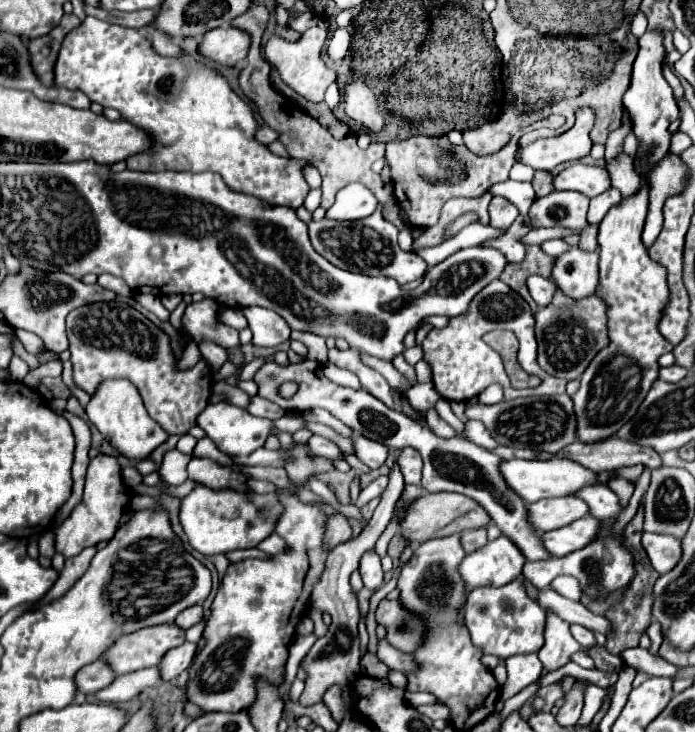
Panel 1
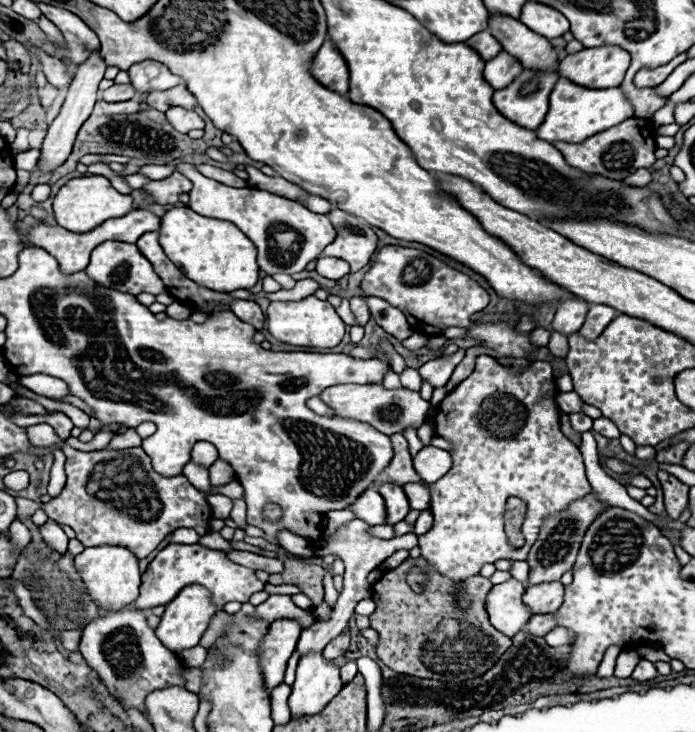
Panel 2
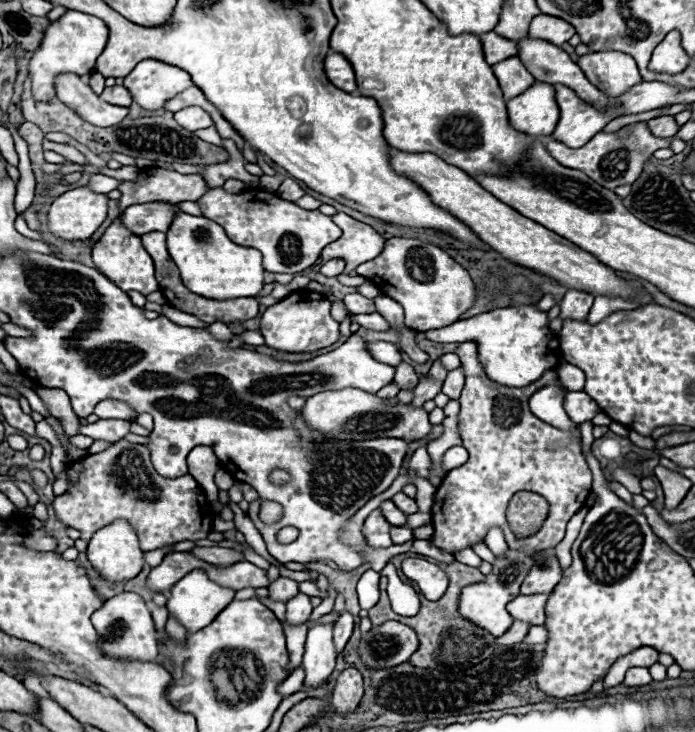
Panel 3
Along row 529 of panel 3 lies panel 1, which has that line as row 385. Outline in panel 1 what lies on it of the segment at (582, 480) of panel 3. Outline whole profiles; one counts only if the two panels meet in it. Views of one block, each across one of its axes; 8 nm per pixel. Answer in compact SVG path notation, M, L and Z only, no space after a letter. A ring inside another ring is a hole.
M502 280L490 282L480 294L474 296L468 310L450 322L444 328L432 328L422 342L424 358L432 368L432 382L436 392L452 402L466 402L476 398L490 384L500 384L504 388L504 400L514 400L522 396L554 396L566 392L566 380L554 378L544 372L536 362L536 340L534 340L534 316L530 306ZM490 330L512 330L520 340L520 366L528 374L540 374L542 384L534 390L514 390L508 384L508 376L502 366L502 358L492 348L480 340Z

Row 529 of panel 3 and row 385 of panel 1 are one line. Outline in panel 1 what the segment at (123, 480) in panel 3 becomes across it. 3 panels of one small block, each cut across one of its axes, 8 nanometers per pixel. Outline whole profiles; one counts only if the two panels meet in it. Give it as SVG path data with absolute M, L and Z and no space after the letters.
M118 300L86 304L68 314L66 332L72 354L72 378L78 388L94 396L104 380L128 378L138 388L150 418L168 434L184 436L196 426L198 414L212 396L212 370L206 360L198 360L194 368L178 370L170 336L138 310Z

